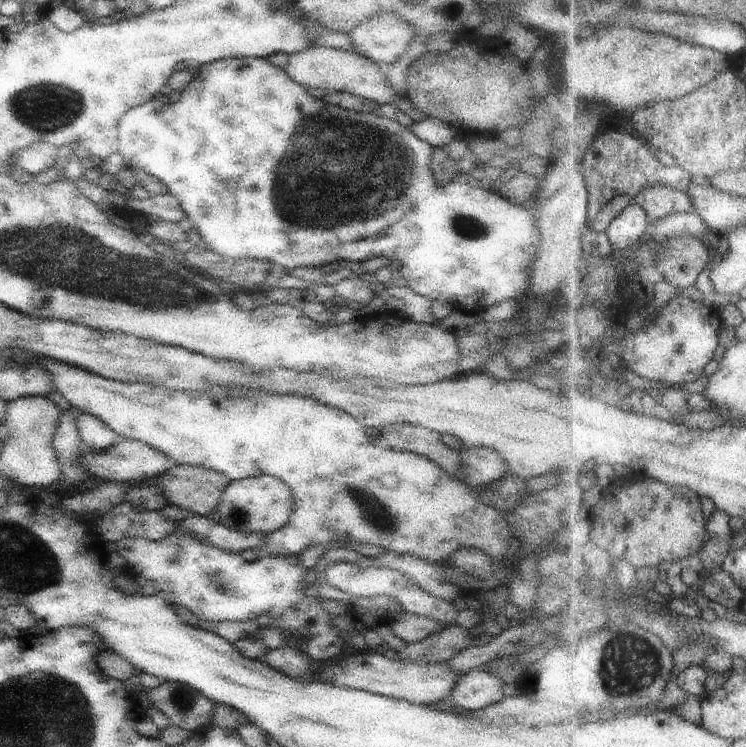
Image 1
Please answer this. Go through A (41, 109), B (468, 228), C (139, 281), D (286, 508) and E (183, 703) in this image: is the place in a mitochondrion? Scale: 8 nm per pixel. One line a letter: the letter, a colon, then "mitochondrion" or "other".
A: mitochondrion
B: mitochondrion
C: mitochondrion
D: other
E: mitochondrion

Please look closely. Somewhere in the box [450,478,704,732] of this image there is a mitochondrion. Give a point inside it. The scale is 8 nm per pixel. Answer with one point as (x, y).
(627, 666)

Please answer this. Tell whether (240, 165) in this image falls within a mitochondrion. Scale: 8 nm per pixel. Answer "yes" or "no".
no

